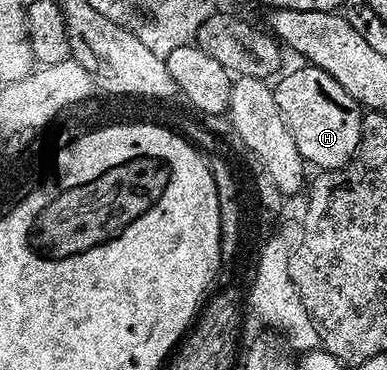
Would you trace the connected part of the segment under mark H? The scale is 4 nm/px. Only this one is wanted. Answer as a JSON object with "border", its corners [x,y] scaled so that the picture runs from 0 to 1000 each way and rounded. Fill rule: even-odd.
{"border":[[[783,173],[775,181],[775,189],[736,203],[721,224],[708,224],[716,292],[726,292],[736,335],[757,378],[767,378],[767,411],[778,411],[786,441],[804,446],[806,438],[809,446],[824,449],[814,454],[827,462],[866,459],[873,449],[891,446],[917,419],[938,343],[941,300],[928,278],[912,270],[912,259],[902,259],[902,249],[891,249],[891,238],[881,238],[881,227],[860,216],[860,205],[850,205],[850,195],[801,173]]]}

